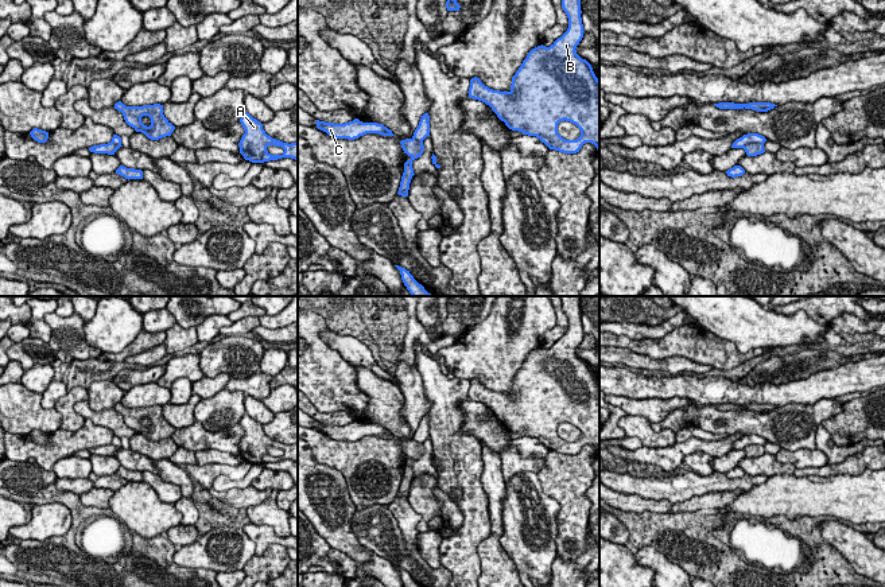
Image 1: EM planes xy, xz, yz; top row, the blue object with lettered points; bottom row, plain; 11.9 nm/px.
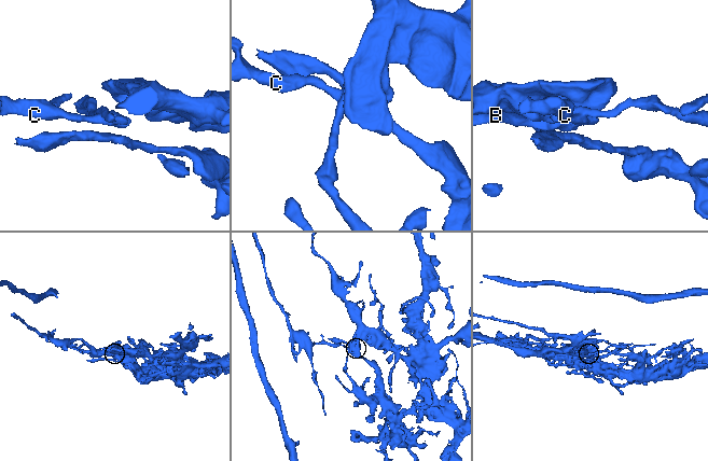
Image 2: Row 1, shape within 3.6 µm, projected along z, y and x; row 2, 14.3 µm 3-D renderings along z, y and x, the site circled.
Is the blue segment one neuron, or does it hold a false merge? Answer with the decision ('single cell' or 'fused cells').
single cell

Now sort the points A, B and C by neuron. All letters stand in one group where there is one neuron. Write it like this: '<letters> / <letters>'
A B C

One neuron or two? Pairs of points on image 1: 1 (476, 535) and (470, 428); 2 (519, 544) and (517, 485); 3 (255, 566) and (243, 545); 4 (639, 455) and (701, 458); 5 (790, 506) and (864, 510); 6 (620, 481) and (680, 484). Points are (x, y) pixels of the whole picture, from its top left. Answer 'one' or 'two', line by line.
1: two
2: one
3: two
4: two
5: one
6: one

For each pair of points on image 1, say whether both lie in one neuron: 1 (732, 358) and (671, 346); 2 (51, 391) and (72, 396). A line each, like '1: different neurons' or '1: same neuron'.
1: same neuron
2: different neurons

